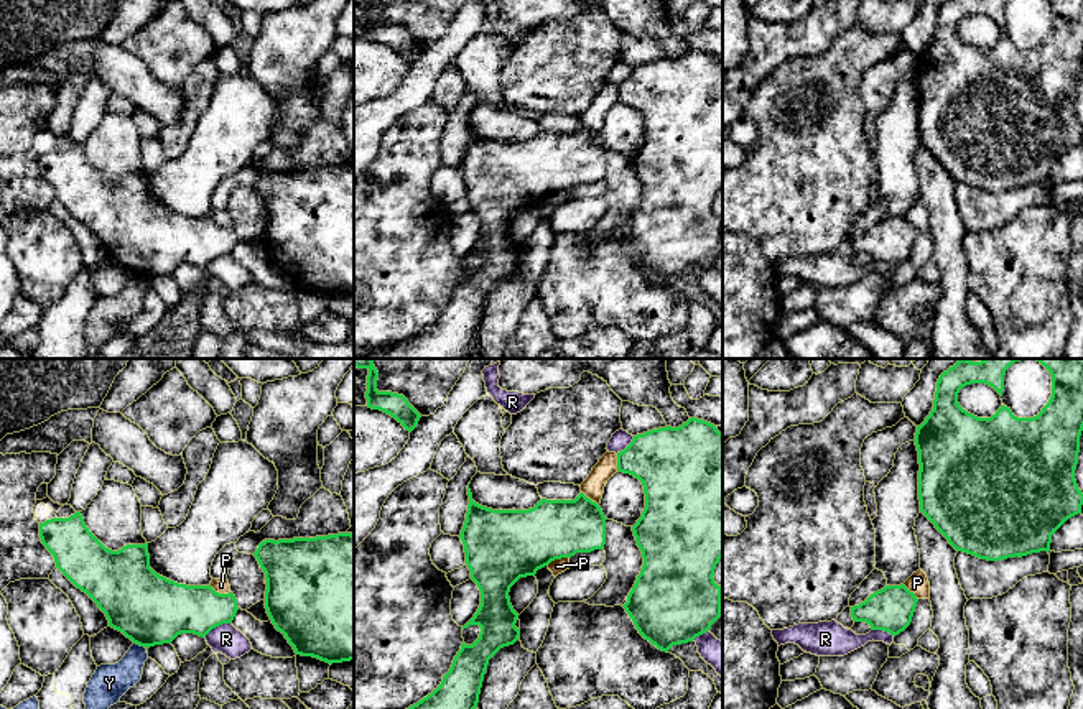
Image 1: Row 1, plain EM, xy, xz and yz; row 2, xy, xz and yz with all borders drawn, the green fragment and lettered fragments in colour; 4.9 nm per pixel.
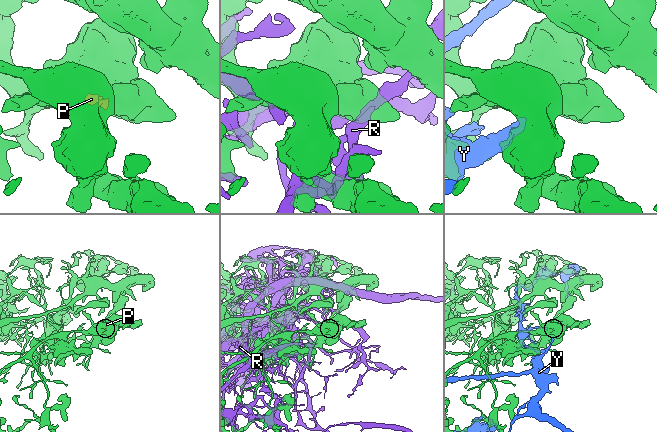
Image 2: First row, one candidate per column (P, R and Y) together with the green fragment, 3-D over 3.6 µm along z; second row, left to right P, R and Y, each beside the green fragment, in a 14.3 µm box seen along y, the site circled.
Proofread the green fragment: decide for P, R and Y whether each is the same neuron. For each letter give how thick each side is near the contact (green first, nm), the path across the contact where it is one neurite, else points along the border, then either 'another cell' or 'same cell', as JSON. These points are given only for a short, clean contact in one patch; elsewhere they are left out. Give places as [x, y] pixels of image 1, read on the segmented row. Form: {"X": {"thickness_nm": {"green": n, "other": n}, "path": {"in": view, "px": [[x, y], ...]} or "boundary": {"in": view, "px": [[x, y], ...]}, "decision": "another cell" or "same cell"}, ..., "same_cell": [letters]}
{"P": {"thickness_nm": {"green": 340, "other": 70}, "decision": "another cell"}, "R": {"thickness_nm": {"green": 280, "other": 150}, "decision": "another cell"}, "Y": {"thickness_nm": {"green": 340, "other": 180}, "decision": "another cell"}, "same_cell": []}

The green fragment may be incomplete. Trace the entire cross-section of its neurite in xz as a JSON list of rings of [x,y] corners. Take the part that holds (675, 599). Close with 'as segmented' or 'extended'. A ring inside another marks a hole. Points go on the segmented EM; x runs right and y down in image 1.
[[[690,418],[678,428],[658,428],[647,431],[644,434],[634,436],[632,443],[621,452],[617,452],[617,470],[624,474],[630,474],[639,479],[644,485],[645,494],[645,508],[642,517],[632,526],[637,546],[642,551],[644,566],[632,591],[627,595],[627,602],[622,605],[629,617],[632,619],[639,633],[655,645],[658,650],[667,651],[673,645],[681,645],[693,642],[696,637],[706,633],[711,625],[721,617],[721,592],[723,587],[714,582],[714,569],[719,559],[723,558],[723,434],[718,428],[708,421]]] | as segmented

